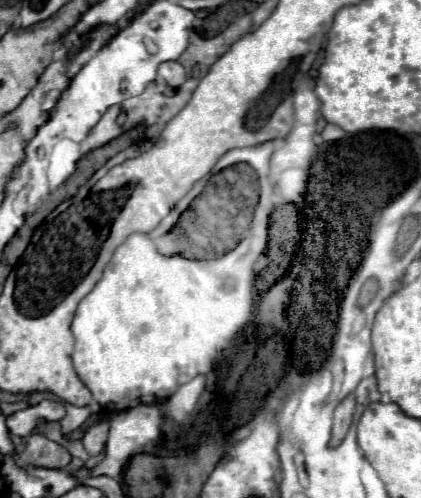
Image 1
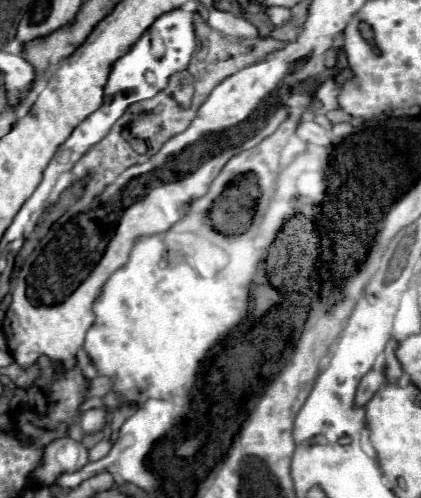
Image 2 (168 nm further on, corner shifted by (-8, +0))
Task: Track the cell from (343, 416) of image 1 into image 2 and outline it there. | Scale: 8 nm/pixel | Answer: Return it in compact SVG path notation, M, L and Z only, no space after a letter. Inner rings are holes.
M370 370L356 392L356 404L358 406L366 406L366 402L372 398L372 394L376 394L376 390L386 382L386 372L384 370Z

